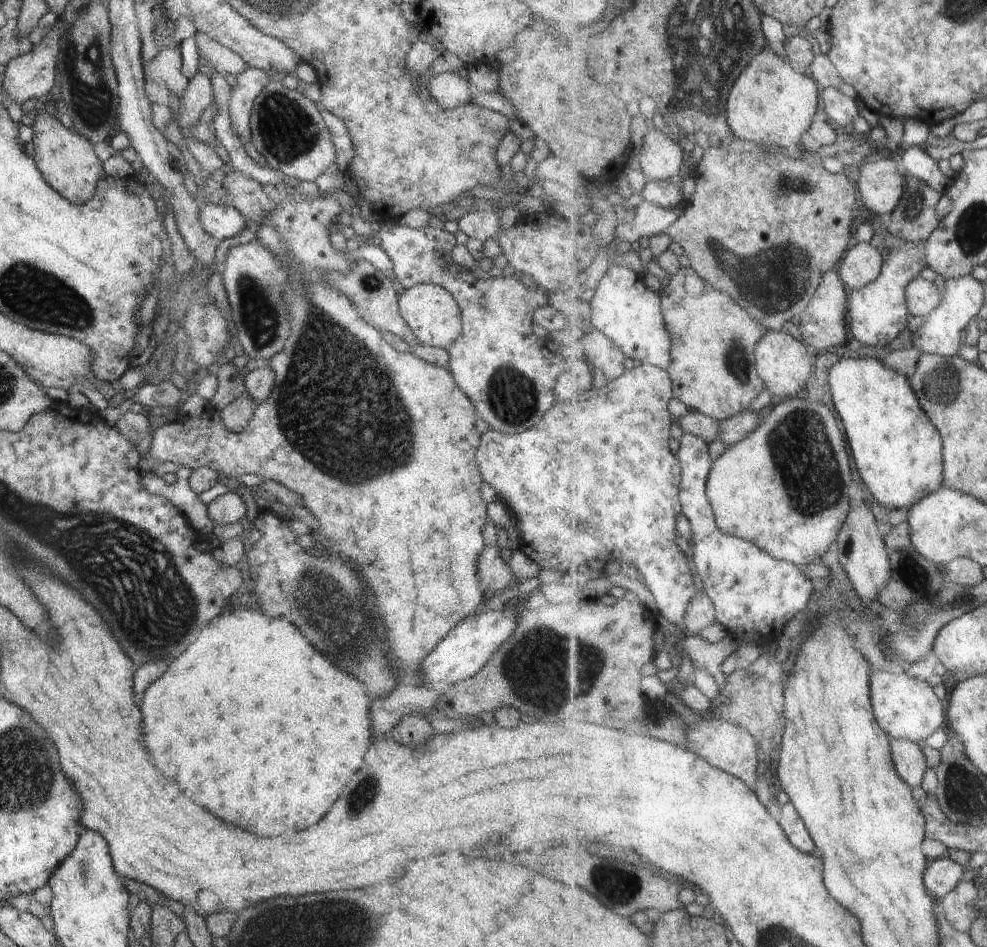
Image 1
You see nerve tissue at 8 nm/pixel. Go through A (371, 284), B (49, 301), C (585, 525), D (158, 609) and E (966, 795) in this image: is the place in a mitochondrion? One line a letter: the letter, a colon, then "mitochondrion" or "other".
A: mitochondrion
B: mitochondrion
C: mitochondrion
D: mitochondrion
E: mitochondrion

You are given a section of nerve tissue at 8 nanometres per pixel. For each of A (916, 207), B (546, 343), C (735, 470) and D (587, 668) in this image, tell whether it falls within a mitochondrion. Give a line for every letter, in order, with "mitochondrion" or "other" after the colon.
A: mitochondrion
B: other
C: other
D: mitochondrion

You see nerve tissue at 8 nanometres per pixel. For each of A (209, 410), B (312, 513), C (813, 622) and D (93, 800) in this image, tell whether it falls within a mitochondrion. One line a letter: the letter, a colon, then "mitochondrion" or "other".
A: other
B: other
C: other
D: other

